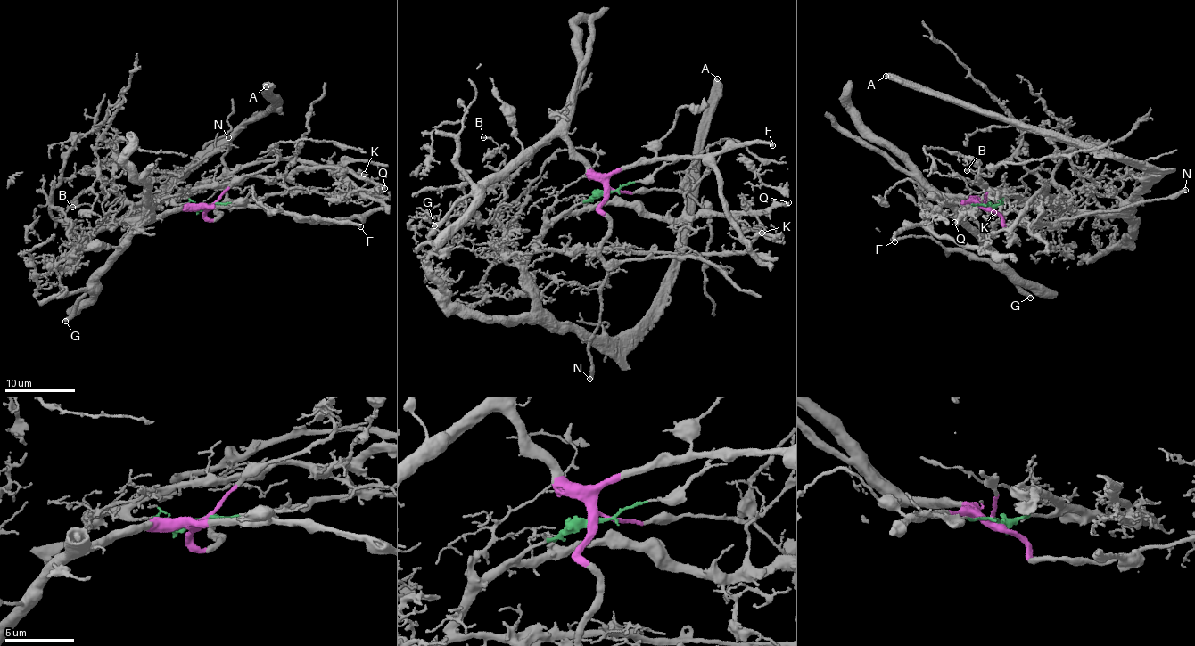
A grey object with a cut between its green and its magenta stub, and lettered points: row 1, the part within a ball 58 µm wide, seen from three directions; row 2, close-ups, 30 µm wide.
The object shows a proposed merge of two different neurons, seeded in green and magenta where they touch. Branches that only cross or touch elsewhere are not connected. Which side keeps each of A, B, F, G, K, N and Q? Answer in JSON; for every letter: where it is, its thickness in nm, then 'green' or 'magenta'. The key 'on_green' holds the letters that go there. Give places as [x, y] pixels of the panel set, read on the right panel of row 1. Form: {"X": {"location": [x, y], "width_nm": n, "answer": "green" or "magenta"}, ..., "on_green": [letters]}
{"A": {"location": [885, 76], "width_nm": 500, "answer": "green"}, "B": {"location": [967, 170], "width_nm": 120, "answer": "green"}, "F": {"location": [894, 241], "width_nm": 320, "answer": "magenta"}, "G": {"location": [1030, 298], "width_nm": 480, "answer": "magenta"}, "K": {"location": [993, 212], "width_nm": 80, "answer": "green"}, "N": {"location": [1185, 190], "width_nm": 400, "answer": "magenta"}, "Q": {"location": [954, 222], "width_nm": 300, "answer": "green"}, "on_green": ["A", "B", "K", "Q"]}

